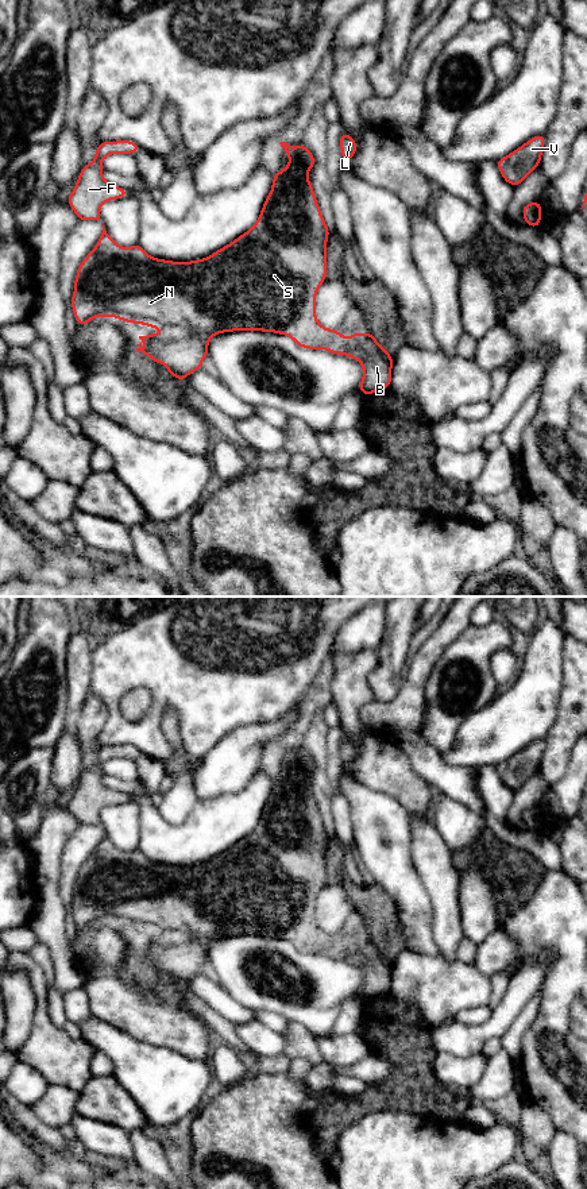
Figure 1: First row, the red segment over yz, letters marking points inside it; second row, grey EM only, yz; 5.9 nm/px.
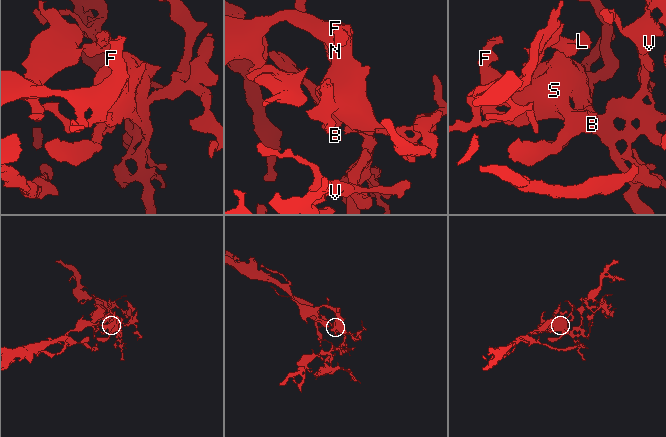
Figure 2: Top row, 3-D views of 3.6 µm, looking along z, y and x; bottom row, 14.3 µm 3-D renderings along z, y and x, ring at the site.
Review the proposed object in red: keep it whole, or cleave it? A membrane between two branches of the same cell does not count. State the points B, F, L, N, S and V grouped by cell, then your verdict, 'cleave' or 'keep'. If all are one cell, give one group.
B F L N S V; keep

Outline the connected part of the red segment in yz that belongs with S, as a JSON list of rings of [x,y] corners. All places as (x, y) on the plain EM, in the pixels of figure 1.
[[[286,746],[279,749],[289,760],[289,769],[274,779],[271,795],[256,827],[204,864],[173,866],[150,861],[139,848],[121,852],[101,827],[101,841],[78,870],[74,884],[70,908],[77,929],[89,929],[97,920],[162,934],[161,941],[139,941],[142,947],[136,956],[157,969],[166,969],[167,980],[181,985],[202,973],[212,941],[250,934],[286,939],[302,953],[327,954],[356,964],[363,972],[359,989],[363,1000],[389,993],[393,961],[378,949],[374,939],[352,937],[347,943],[337,934],[323,931],[316,922],[316,899],[325,887],[329,841],[306,781],[316,764],[302,749],[296,753]]]

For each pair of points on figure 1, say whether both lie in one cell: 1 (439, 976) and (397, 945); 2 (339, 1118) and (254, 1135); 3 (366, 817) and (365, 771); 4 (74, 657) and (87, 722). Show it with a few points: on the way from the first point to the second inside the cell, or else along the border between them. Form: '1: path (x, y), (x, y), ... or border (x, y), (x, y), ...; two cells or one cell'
1: border (405, 949), (393, 961); two cells
2: border (308, 1118), (312, 1143), (319, 1154); two cells
3: border (342, 773), (394, 799); two cells
4: border (91, 691), (82, 706), (70, 717); two cells

